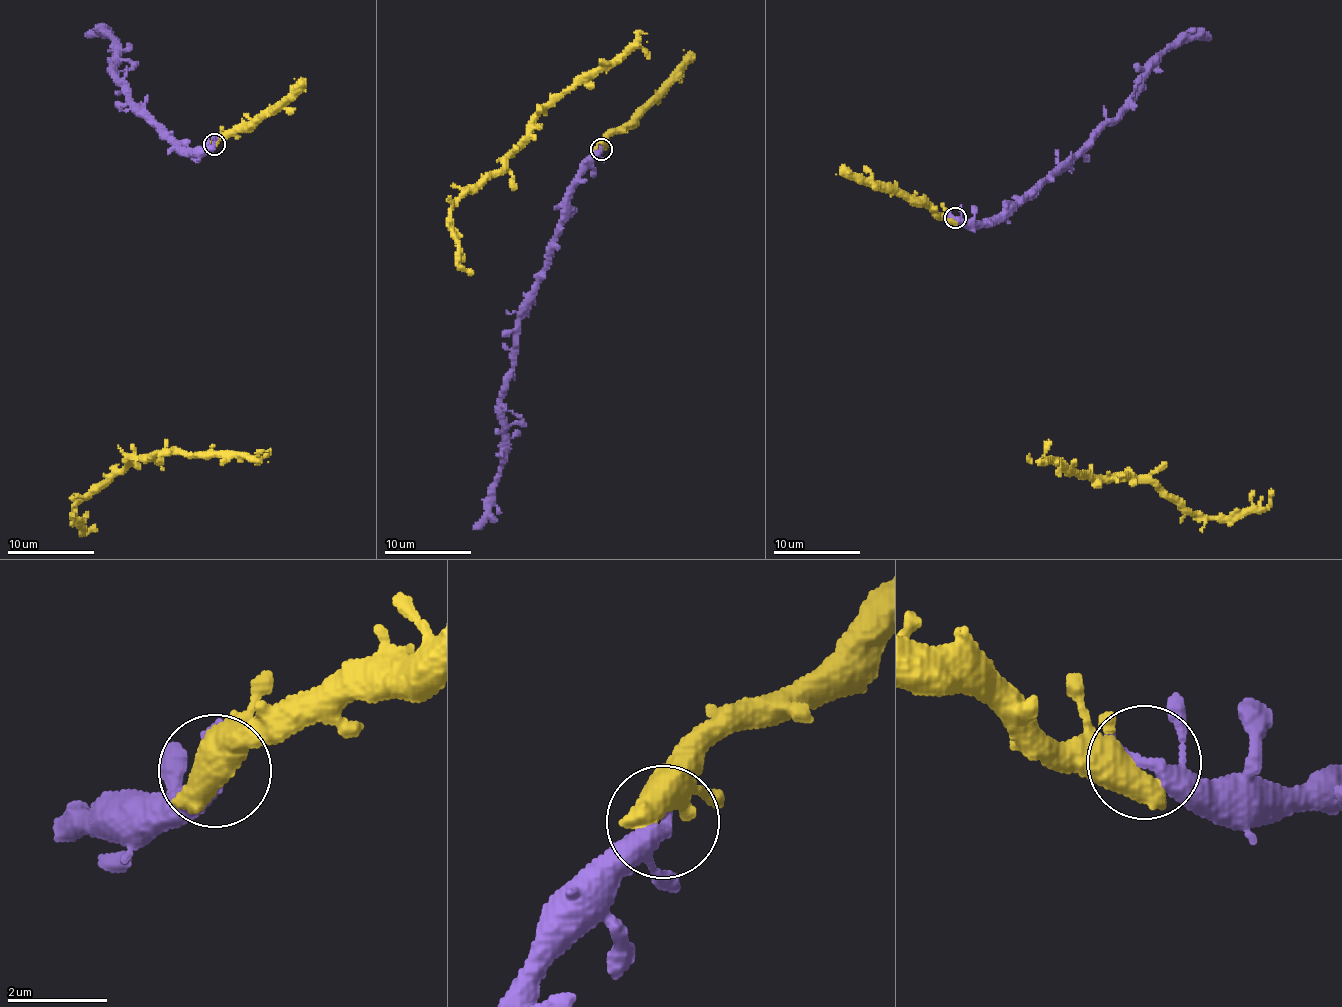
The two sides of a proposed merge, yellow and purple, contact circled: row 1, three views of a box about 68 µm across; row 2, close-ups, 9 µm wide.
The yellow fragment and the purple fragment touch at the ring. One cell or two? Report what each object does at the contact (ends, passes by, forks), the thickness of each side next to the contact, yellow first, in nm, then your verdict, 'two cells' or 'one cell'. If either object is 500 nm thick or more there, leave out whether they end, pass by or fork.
550/280 nm | one cell

